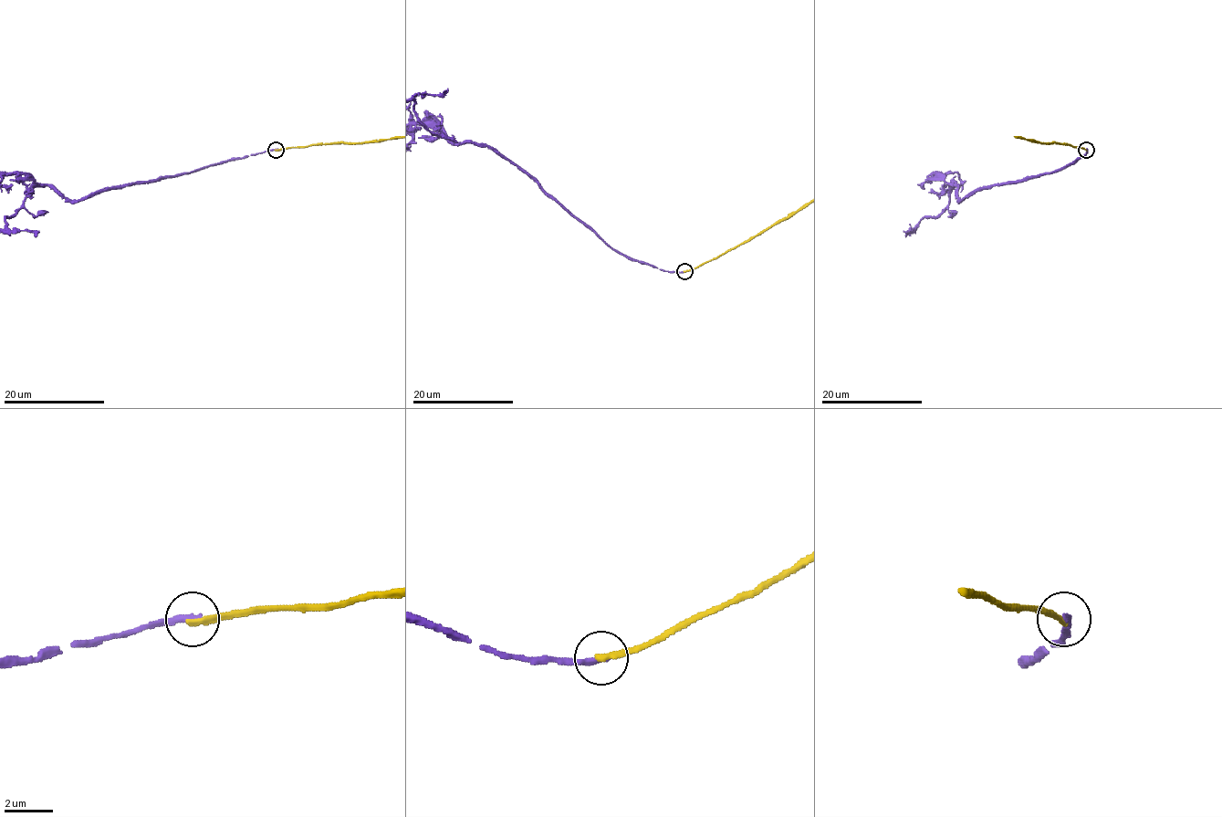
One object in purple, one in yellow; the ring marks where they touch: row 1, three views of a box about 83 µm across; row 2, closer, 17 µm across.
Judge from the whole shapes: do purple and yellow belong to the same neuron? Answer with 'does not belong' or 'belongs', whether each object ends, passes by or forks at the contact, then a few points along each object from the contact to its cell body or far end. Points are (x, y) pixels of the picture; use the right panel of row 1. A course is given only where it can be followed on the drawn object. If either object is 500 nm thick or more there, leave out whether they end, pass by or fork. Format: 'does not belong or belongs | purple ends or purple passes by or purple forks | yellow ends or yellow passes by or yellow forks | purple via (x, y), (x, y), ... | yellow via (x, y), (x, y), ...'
does not belong | purple ends | yellow ends

